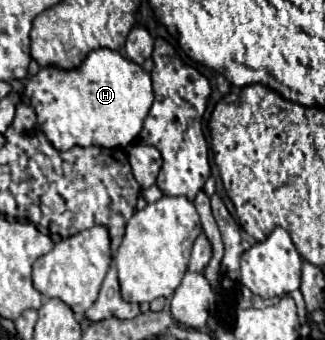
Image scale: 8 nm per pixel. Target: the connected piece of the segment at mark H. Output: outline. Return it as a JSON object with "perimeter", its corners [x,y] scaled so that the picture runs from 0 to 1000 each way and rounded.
{"perimeter":[[[342,144],[280,150],[231,203],[126,197],[89,226],[71,279],[108,321],[114,374],[175,444],[243,432],[391,432],[403,426],[471,309],[471,250],[434,191]]]}

